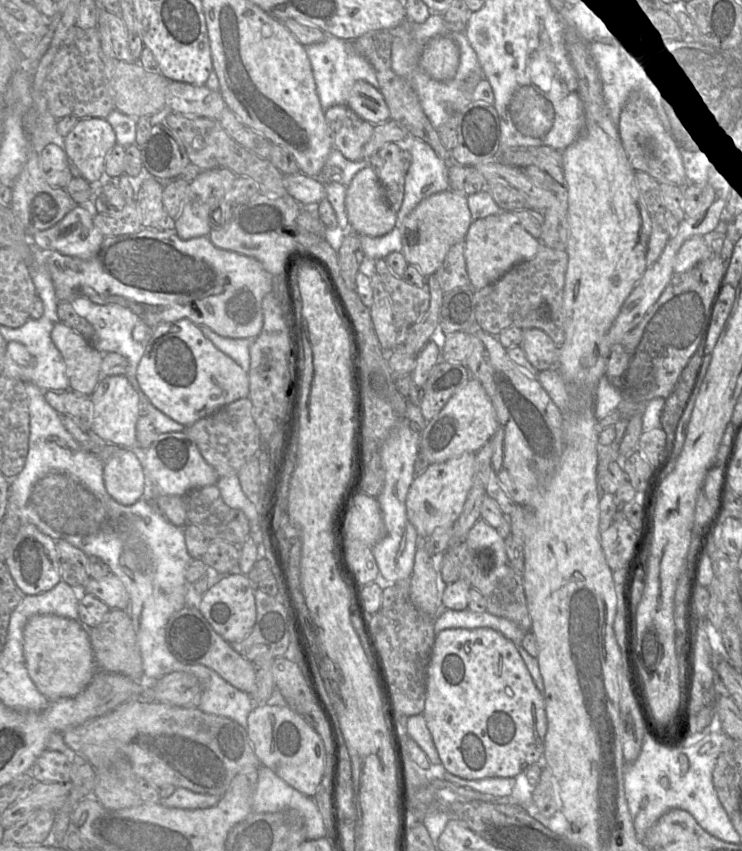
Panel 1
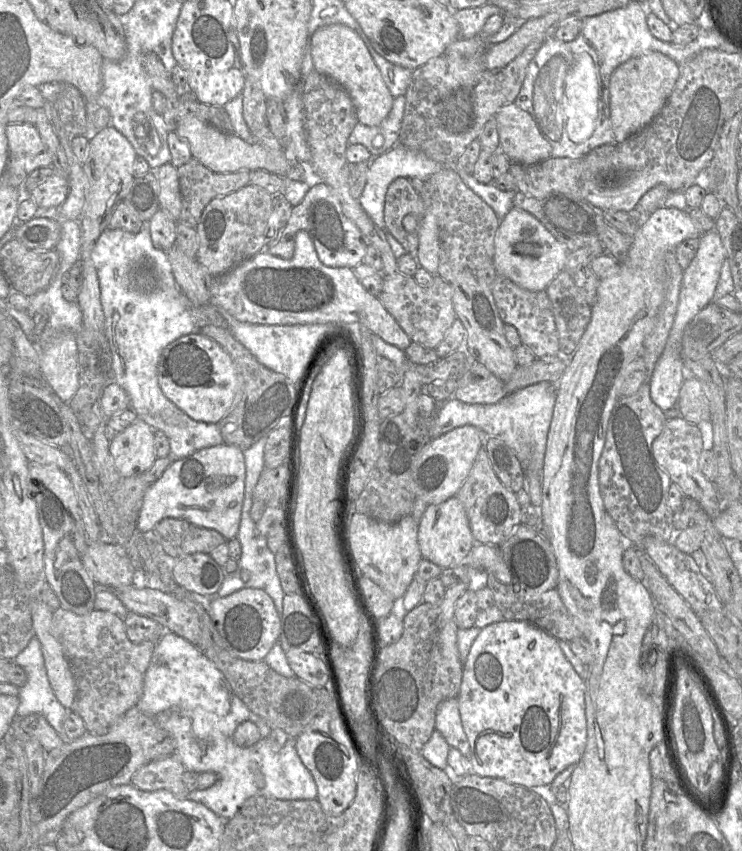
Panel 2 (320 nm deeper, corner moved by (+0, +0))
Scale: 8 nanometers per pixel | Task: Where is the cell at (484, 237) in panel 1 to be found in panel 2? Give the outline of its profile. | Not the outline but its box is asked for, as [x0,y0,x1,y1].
[493,207,568,291]

